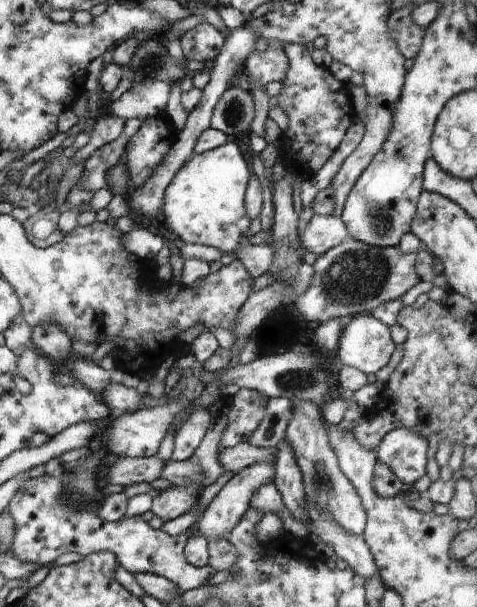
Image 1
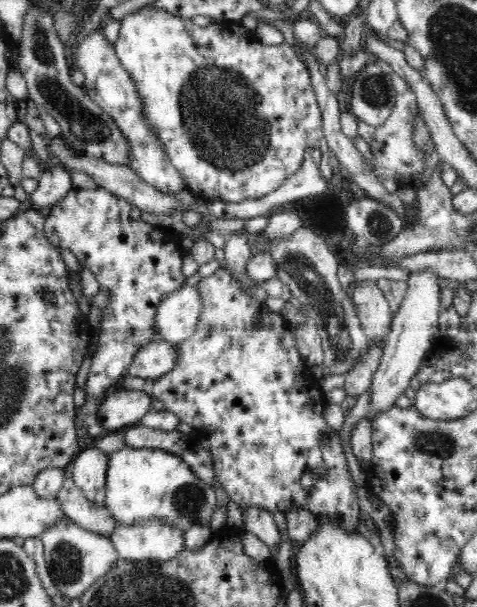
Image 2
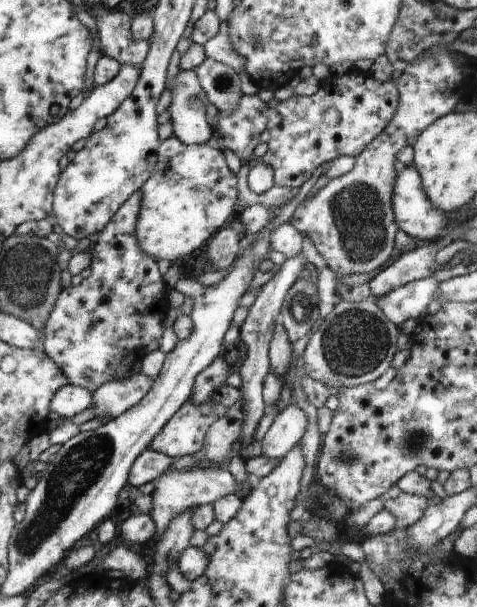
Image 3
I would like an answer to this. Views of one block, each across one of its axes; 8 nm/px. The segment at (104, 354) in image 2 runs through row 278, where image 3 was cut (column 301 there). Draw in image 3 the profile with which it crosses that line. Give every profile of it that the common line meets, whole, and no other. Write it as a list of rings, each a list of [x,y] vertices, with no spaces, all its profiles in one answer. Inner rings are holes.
[[[355,68],[342,76],[331,74],[315,94],[307,97],[293,94],[290,99],[280,101],[268,110],[267,129],[270,130],[270,140],[262,160],[272,167],[276,185],[298,189],[324,162],[330,162],[340,155],[358,156],[390,124],[398,103],[399,92],[391,81],[378,81],[370,73],[360,72]],[[328,108],[336,108],[340,112],[340,122],[336,126],[326,126],[322,120]]]

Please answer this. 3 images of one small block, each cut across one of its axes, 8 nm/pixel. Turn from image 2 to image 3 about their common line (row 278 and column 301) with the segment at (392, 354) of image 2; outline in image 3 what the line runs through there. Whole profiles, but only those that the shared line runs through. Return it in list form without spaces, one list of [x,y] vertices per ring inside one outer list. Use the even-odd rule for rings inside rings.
[[[296,402],[283,407],[261,440],[262,455],[281,459],[293,446],[300,443],[306,432],[307,422],[306,413]]]

